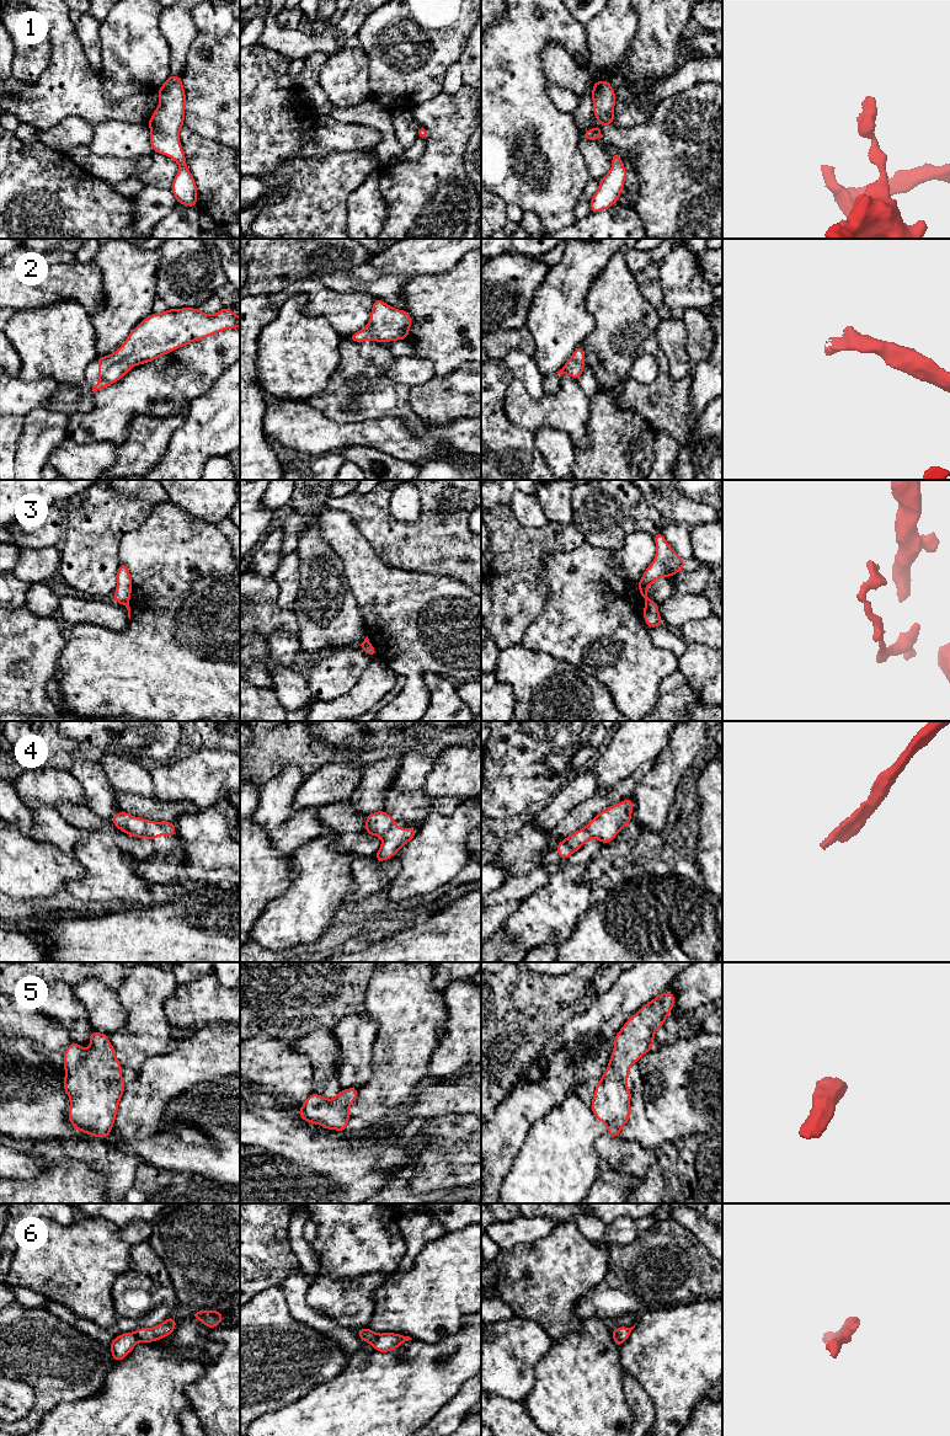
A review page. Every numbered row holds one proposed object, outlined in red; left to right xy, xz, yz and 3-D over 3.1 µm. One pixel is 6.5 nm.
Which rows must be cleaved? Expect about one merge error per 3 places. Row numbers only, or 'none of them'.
3

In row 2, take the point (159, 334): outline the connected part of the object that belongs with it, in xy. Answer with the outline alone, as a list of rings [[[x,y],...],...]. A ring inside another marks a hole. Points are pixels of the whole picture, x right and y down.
[[[226,306],[213,315],[194,308],[153,313],[114,353],[97,357],[98,384],[92,385],[92,390],[96,393],[118,381],[133,365],[145,364],[191,342],[235,327],[240,327],[240,317]]]

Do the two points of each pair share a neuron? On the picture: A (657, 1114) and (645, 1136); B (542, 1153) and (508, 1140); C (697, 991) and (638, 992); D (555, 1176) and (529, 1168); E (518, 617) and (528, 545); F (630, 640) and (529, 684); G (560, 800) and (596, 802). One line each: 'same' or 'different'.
A: same
B: different
C: different
D: same
E: same
F: different
G: different

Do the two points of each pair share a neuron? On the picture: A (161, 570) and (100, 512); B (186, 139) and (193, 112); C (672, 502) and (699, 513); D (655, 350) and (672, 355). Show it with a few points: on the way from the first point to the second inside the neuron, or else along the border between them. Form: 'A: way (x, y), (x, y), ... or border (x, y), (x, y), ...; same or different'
A: border (148, 517), (122, 538), (118, 562); different
B: border (183, 124), (196, 133), (214, 140); different
C: way (678, 508), (693, 513); same
D: border (657, 324), (656, 341), (673, 379); different

